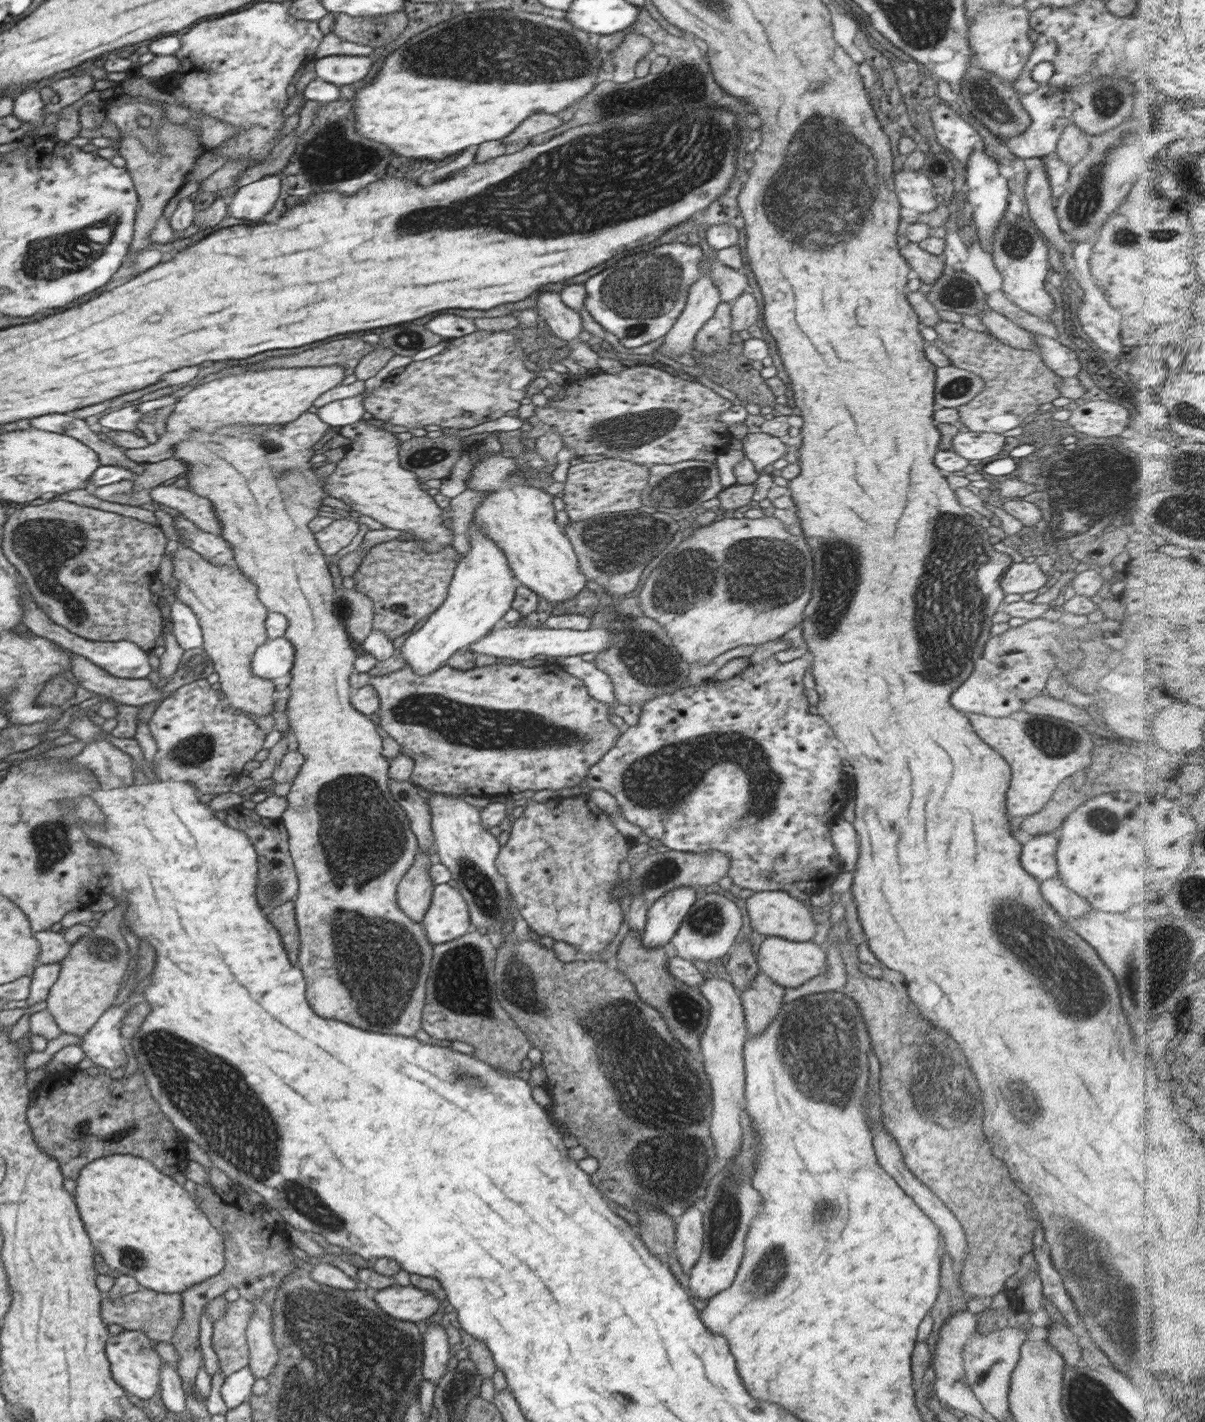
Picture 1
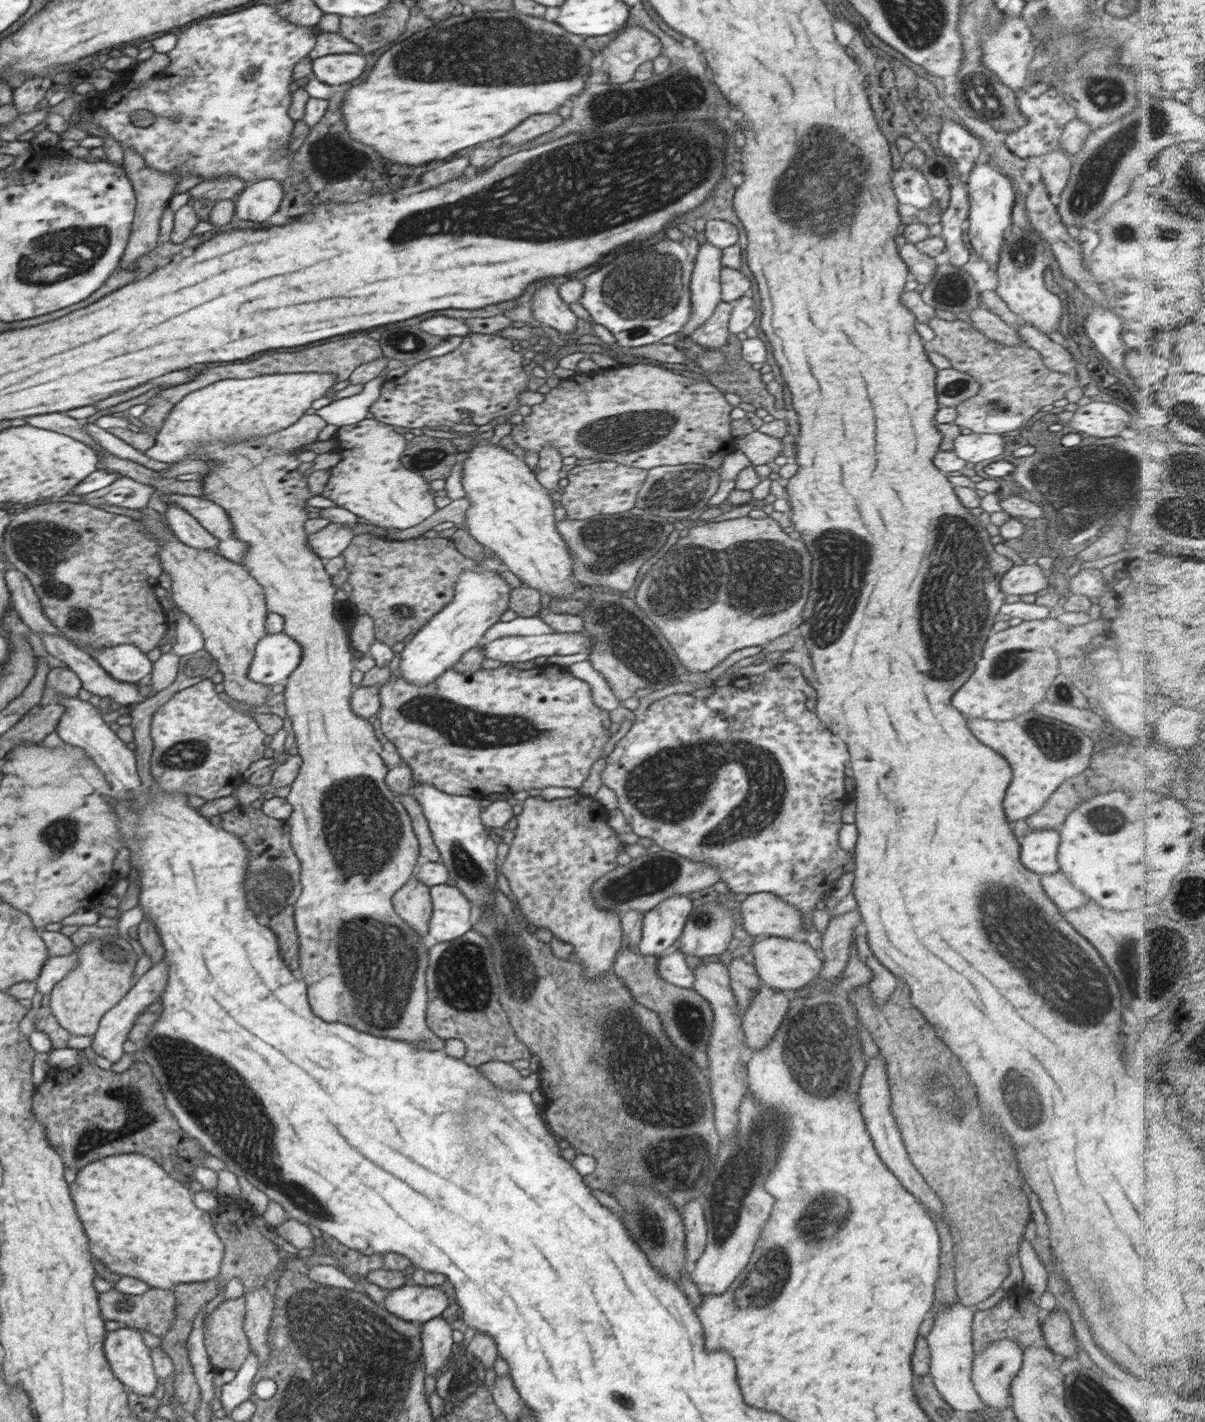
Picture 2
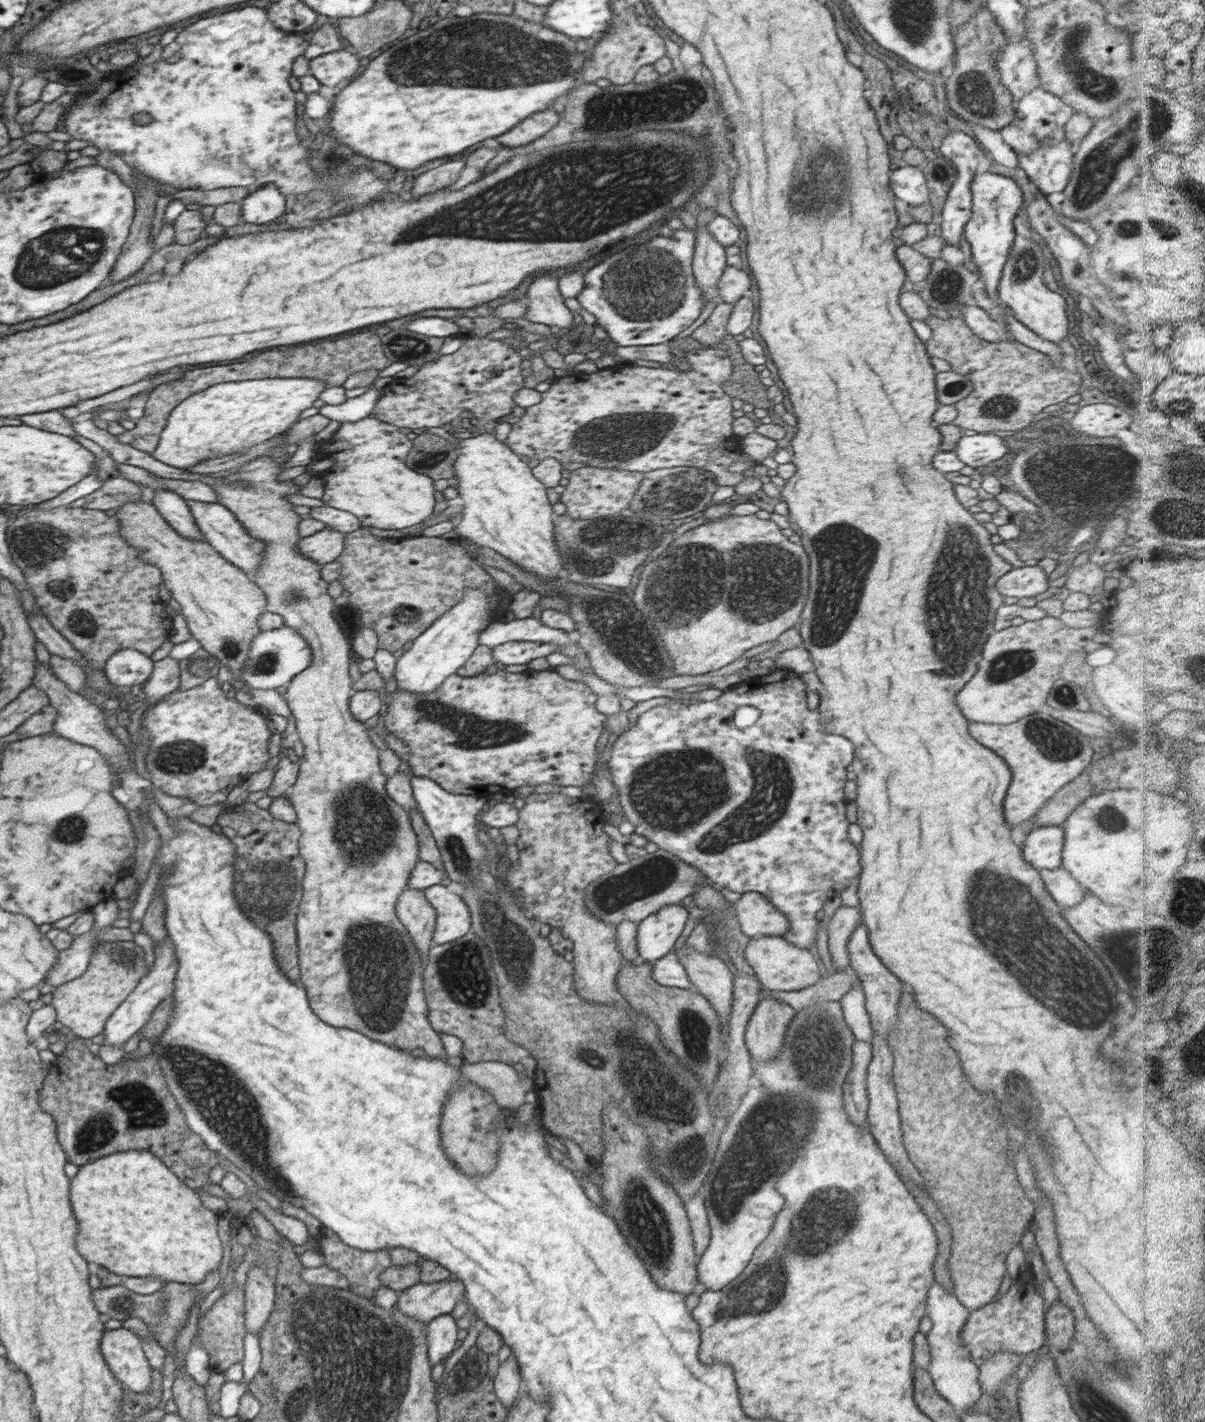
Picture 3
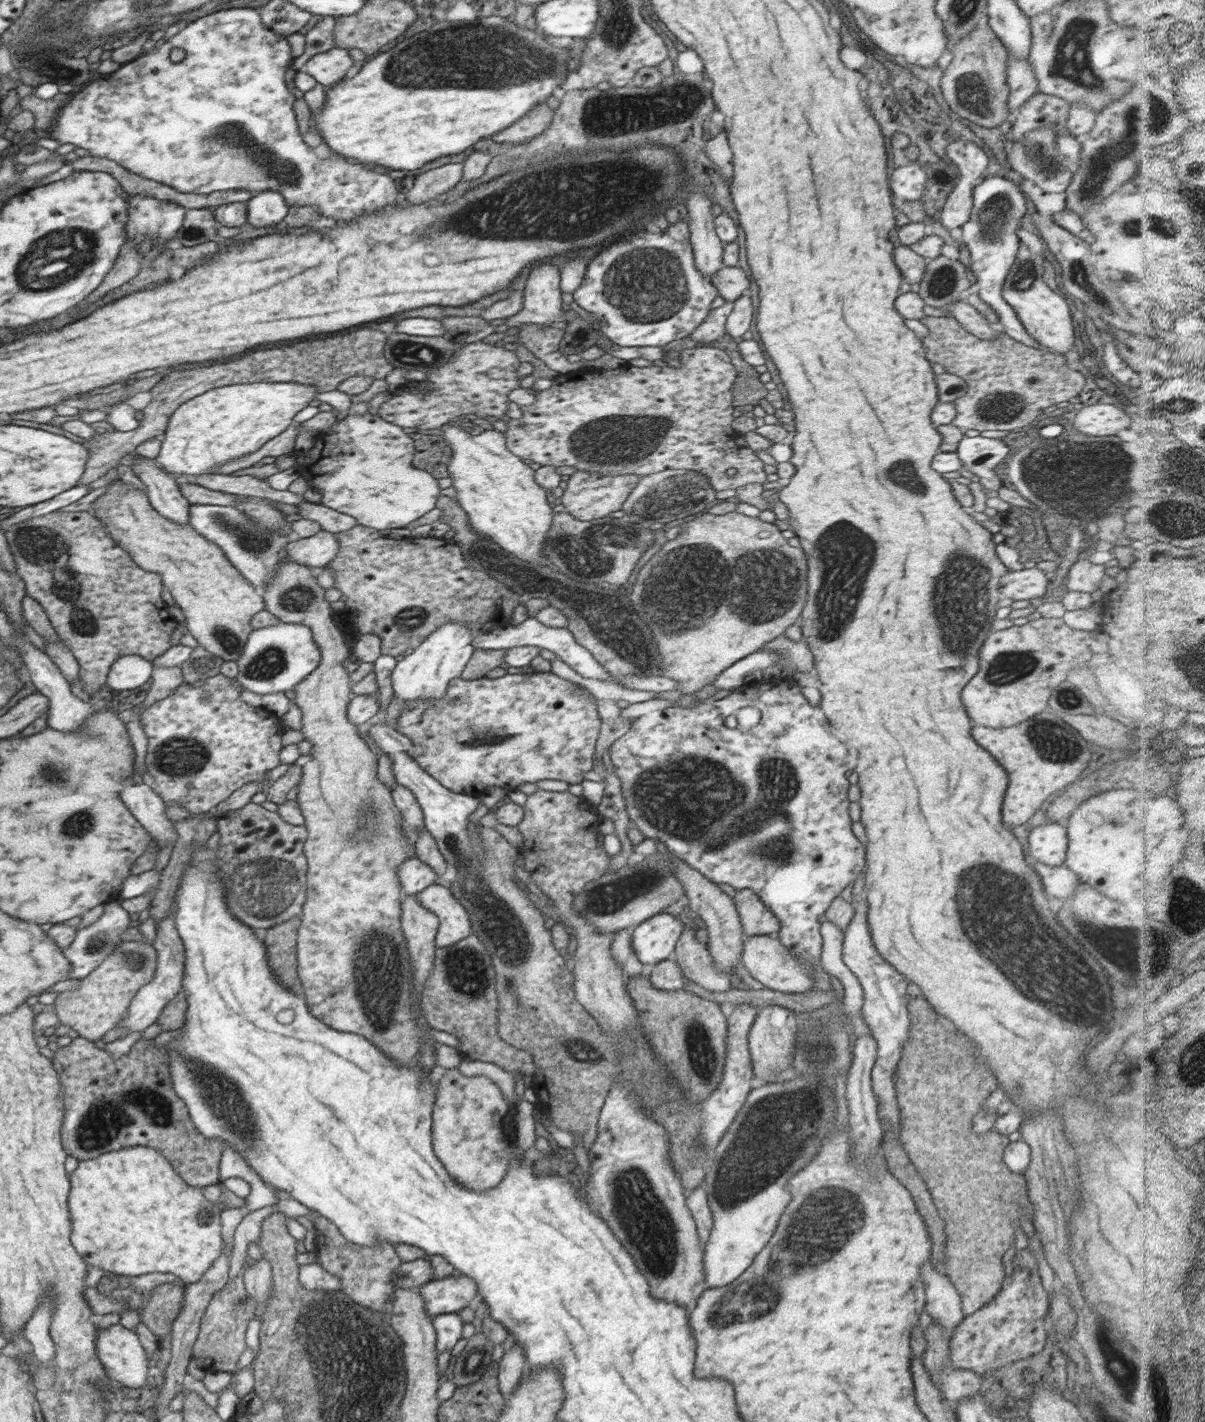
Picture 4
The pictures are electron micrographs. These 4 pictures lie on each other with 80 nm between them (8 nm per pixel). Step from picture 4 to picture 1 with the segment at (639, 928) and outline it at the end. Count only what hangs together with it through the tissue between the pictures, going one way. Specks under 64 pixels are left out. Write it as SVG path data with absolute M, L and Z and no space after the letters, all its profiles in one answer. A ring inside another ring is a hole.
M681 886L653 902L641 934L642 944L659 946L671 942L696 899L696 886Z

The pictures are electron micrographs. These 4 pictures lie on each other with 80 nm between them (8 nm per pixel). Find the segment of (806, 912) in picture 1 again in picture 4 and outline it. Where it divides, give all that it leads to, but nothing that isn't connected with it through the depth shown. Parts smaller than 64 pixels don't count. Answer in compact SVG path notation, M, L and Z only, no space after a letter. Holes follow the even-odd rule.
M737 890L733 901L746 937L778 934L780 921L753 890Z

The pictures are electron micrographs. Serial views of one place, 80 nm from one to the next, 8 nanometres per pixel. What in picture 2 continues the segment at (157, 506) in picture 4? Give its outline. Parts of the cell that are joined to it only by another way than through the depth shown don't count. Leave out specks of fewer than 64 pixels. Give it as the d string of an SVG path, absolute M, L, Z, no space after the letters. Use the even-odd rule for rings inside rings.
M170 501L165 503L166 513L164 513L164 516L166 516L172 533L180 542L198 550L208 550L208 552L219 554L218 539L200 526L194 516L190 516L186 510L182 510L182 507L176 503Z

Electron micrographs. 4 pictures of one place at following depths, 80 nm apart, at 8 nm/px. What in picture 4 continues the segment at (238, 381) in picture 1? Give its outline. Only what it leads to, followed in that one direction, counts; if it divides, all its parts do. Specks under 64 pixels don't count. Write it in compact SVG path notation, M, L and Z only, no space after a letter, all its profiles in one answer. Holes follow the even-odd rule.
M252 382L214 387L182 403L171 414L167 429L162 435L160 452L154 460L163 470L172 474L200 476L212 473L216 466L252 454L284 432L295 423L294 416L300 410L304 410L317 393L317 388L313 384L300 382Z

